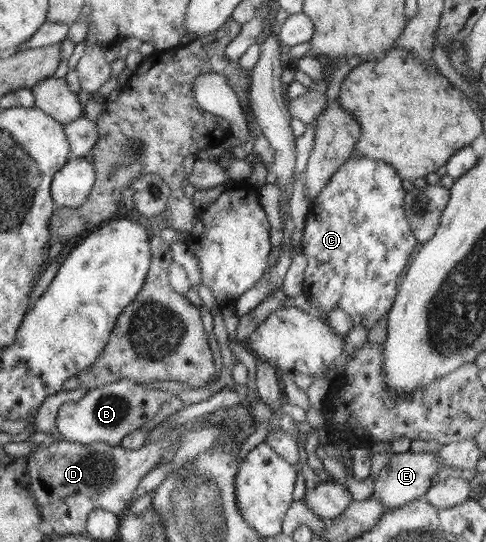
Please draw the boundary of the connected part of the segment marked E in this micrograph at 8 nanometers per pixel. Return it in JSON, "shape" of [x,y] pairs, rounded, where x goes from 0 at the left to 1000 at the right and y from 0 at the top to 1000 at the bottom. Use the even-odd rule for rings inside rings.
{"shape":[[[837,832],[829,838],[809,838],[796,858],[780,871],[767,895],[767,915],[794,941],[817,941],[833,930],[874,919],[893,884],[912,876],[914,867],[903,858],[903,845],[887,834]]]}

